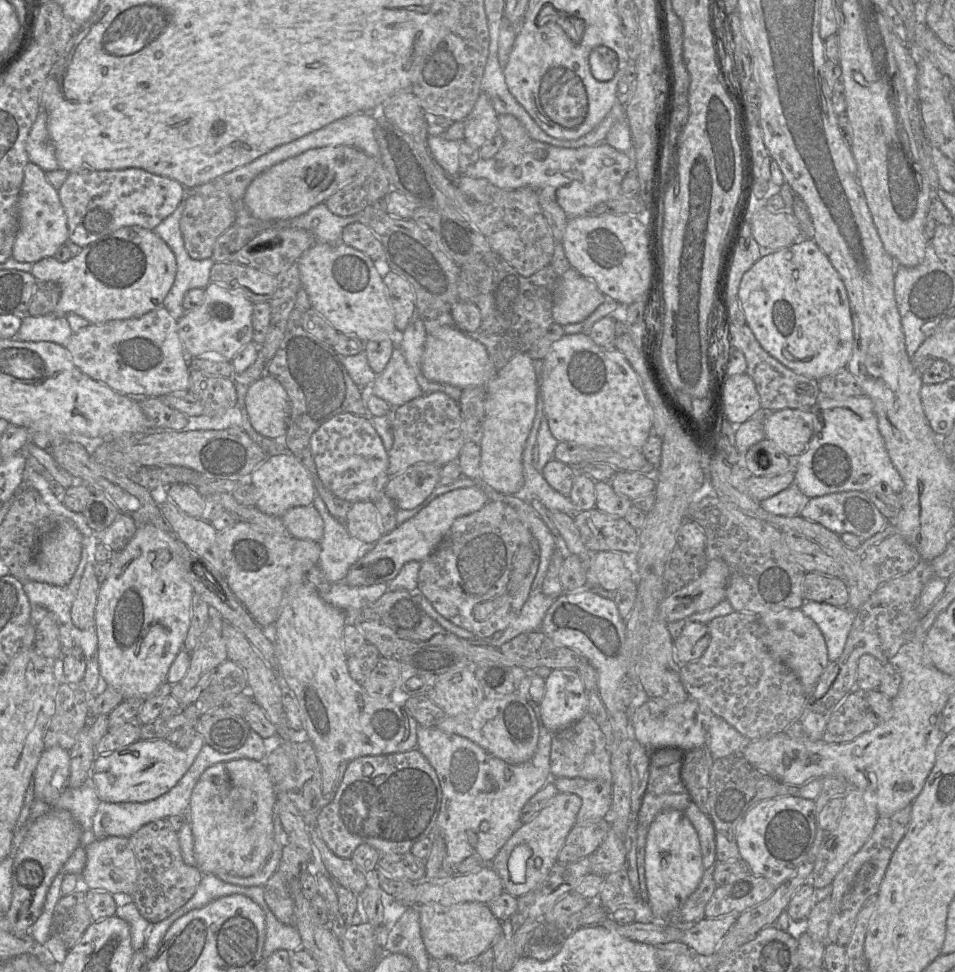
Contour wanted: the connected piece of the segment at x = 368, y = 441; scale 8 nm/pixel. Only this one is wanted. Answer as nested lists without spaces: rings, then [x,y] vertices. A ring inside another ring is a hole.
[[[352,413],[333,416],[313,433],[310,449],[318,479],[336,497],[352,504],[374,501],[385,493],[390,479],[388,451],[368,418]]]

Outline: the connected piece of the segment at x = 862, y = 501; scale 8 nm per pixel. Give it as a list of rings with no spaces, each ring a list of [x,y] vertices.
[[[860,491],[839,492],[813,497],[801,510],[800,516],[821,524],[839,536],[844,533],[851,533],[858,536],[862,541],[871,538],[890,524],[869,496]]]

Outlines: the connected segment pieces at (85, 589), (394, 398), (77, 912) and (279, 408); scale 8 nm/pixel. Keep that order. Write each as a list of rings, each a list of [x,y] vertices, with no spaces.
[[[94,554],[82,575],[77,596],[72,604],[70,616],[73,625],[79,629],[89,629],[95,625],[95,608],[100,587],[95,572]]]
[[[398,343],[385,369],[373,381],[371,394],[385,400],[392,408],[424,394]]]
[[[75,890],[62,896],[54,907],[50,934],[59,938],[70,950],[93,922],[87,908],[85,892]]]
[[[268,374],[249,385],[245,414],[257,433],[274,440],[282,439],[290,414],[290,401],[283,386]]]

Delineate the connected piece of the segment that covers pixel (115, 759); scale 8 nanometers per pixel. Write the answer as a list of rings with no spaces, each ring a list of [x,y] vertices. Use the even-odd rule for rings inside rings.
[[[196,734],[186,749],[177,748],[164,739],[138,740],[110,754],[97,755],[93,761],[89,783],[100,801],[111,803],[148,802],[168,792],[193,764],[205,742]]]

